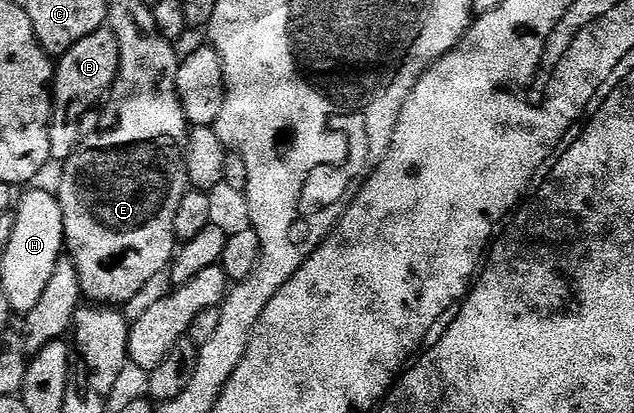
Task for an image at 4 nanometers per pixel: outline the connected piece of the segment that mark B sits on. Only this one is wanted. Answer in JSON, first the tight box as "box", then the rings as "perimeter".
{"box":[50,26,120,162],"perimeter":[[[106,26],[97,28],[88,34],[88,38],[80,38],[80,42],[76,42],[76,46],[57,61],[50,113],[50,155],[55,161],[65,162],[78,151],[82,119],[89,114],[90,107],[114,87],[119,66],[120,46],[116,42],[116,34]]]}

